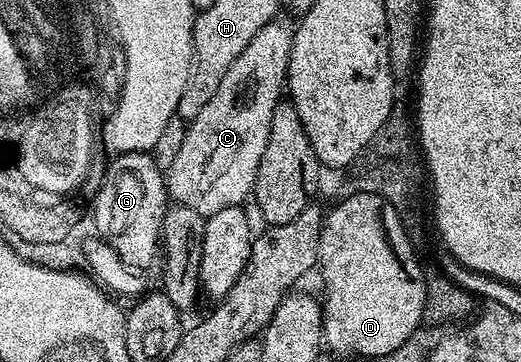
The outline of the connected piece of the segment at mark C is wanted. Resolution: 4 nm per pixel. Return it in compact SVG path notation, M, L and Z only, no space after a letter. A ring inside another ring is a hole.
M283 18L271 20L262 26L262 30L250 38L250 46L246 46L246 50L234 58L234 66L230 66L222 82L218 82L218 90L214 90L214 98L202 106L202 114L198 114L198 118L185 127L182 150L178 150L174 166L166 169L168 195L175 203L190 206L190 210L198 210L198 214L207 218L218 210L243 205L243 200L252 196L258 166L262 162L262 154L266 154L266 141L270 138L270 118L274 118L274 110L281 104L286 92L293 31L293 25L288 25Z

